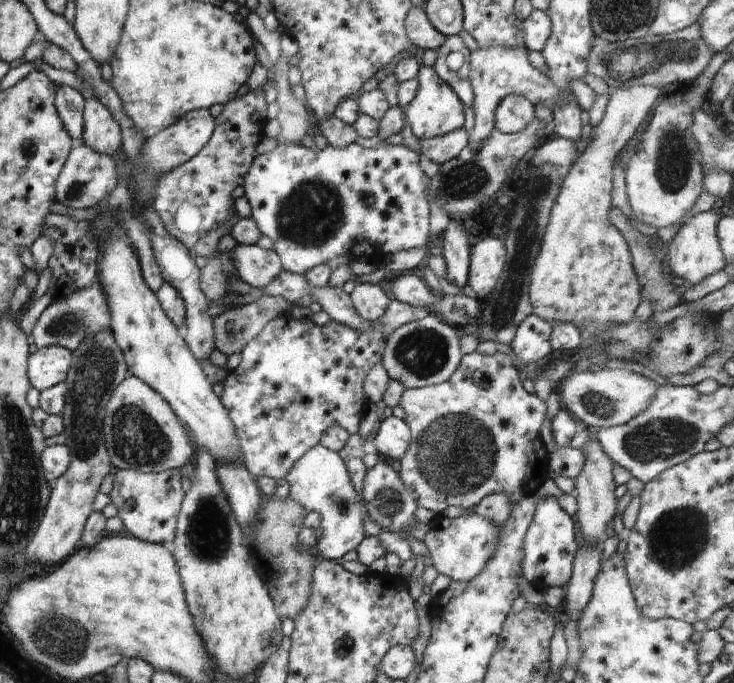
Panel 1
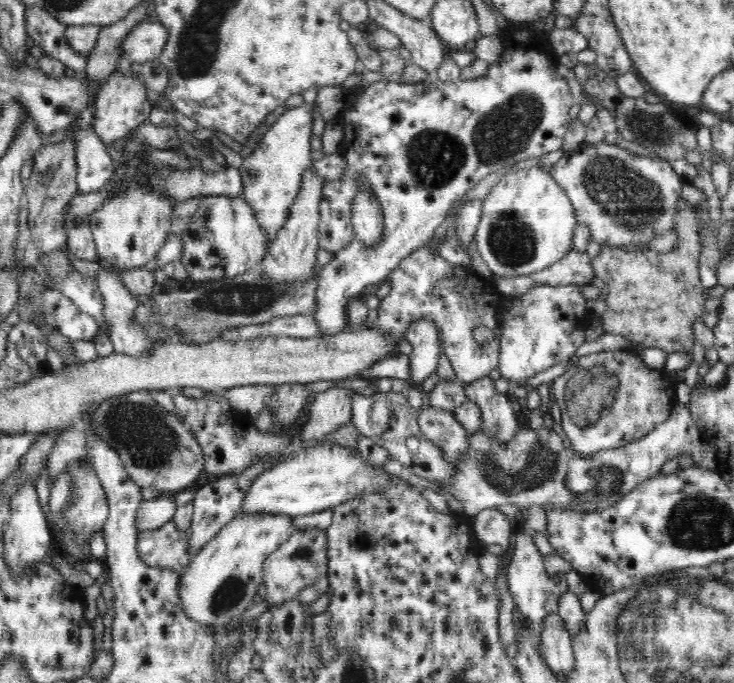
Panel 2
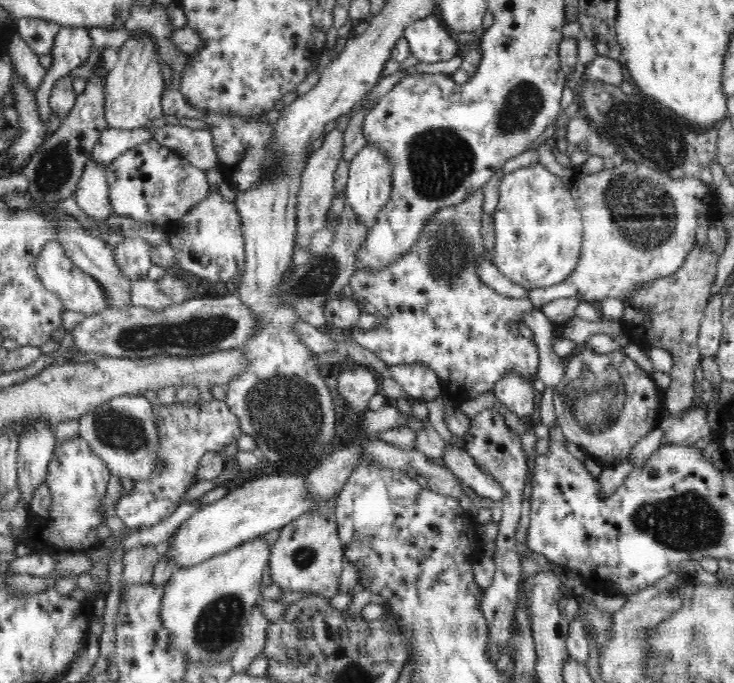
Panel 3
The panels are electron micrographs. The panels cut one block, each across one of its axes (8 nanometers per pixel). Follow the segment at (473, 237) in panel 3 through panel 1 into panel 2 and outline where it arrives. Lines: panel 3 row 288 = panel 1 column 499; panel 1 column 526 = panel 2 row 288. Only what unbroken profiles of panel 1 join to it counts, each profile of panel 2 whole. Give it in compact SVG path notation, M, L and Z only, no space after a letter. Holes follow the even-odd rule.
M430 246L417 248L402 259L386 282L391 284L392 290L378 308L378 318L372 325L363 324L361 327L377 328L383 336L395 338L398 345L406 340L409 324L418 318L429 318L436 323L437 331L443 335L444 353L454 370L454 380L439 380L428 393L428 404L454 414L456 408L466 401L467 386L483 376L489 376L498 366L502 336L499 316L504 312L505 296L493 286L491 280L481 279L472 268L450 264ZM479 326L494 333L494 340L484 346L477 345L473 339L473 330Z

